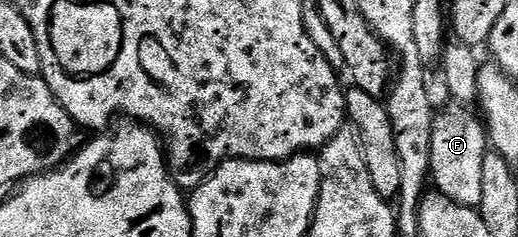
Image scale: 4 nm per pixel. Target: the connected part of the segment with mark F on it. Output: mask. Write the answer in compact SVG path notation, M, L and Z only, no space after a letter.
M459 103L451 104L455 105L448 109L440 108L435 114L429 177L438 192L444 193L457 204L477 207L481 203L481 171L489 155L487 130L484 122L467 110L470 108Z

